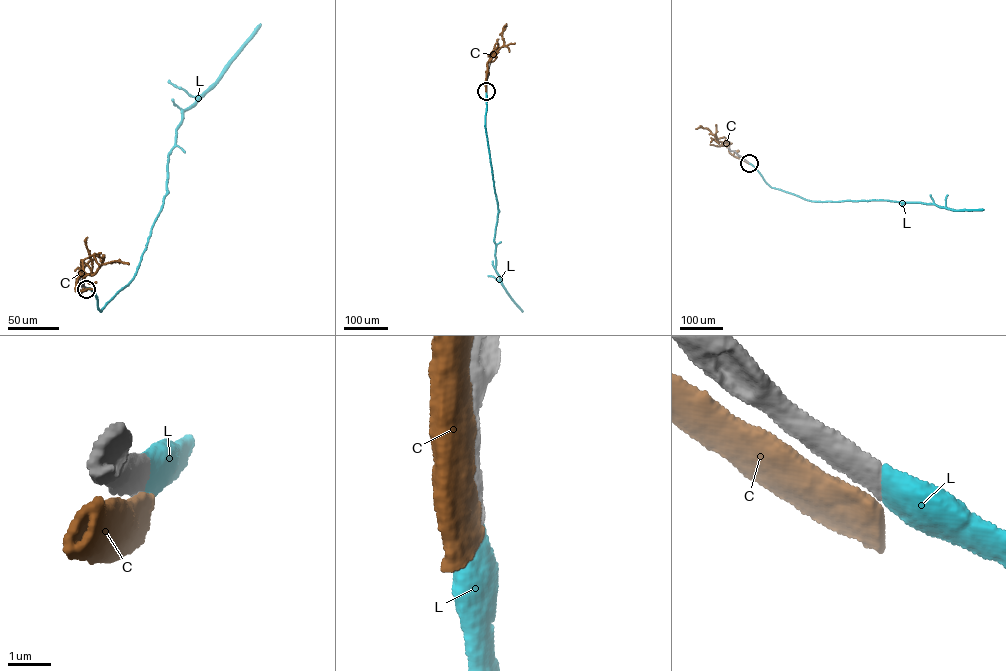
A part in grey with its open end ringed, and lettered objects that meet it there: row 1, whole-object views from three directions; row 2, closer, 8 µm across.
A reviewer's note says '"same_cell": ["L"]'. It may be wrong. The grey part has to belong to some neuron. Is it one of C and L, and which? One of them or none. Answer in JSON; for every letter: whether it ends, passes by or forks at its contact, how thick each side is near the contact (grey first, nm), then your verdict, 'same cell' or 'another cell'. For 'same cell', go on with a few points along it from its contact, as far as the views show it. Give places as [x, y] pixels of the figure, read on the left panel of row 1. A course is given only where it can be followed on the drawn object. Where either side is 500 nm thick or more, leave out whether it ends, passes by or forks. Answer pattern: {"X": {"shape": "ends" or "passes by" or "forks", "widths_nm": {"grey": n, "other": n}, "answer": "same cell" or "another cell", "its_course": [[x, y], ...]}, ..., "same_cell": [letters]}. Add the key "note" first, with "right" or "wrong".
{"note": "right", "C": {"widths_nm": {"grey": 650, "other": 750}, "answer": "another cell"}, "L": {"widths_nm": {"grey": 600, "other": 650}, "answer": "same cell", "its_course": [[87, 289], [95, 294], [101, 311], [133, 278], [166, 193], [168, 155], [174, 145], [183, 111], [212, 86]]}, "same_cell": ["L"]}

